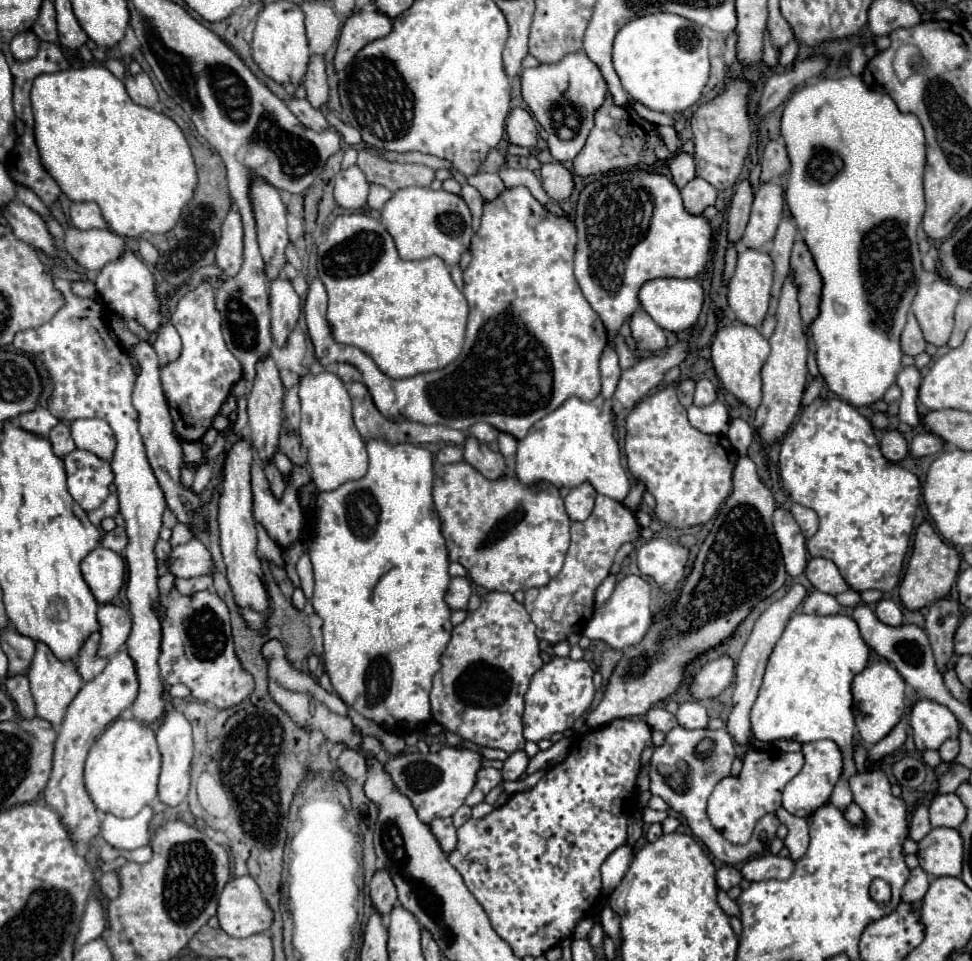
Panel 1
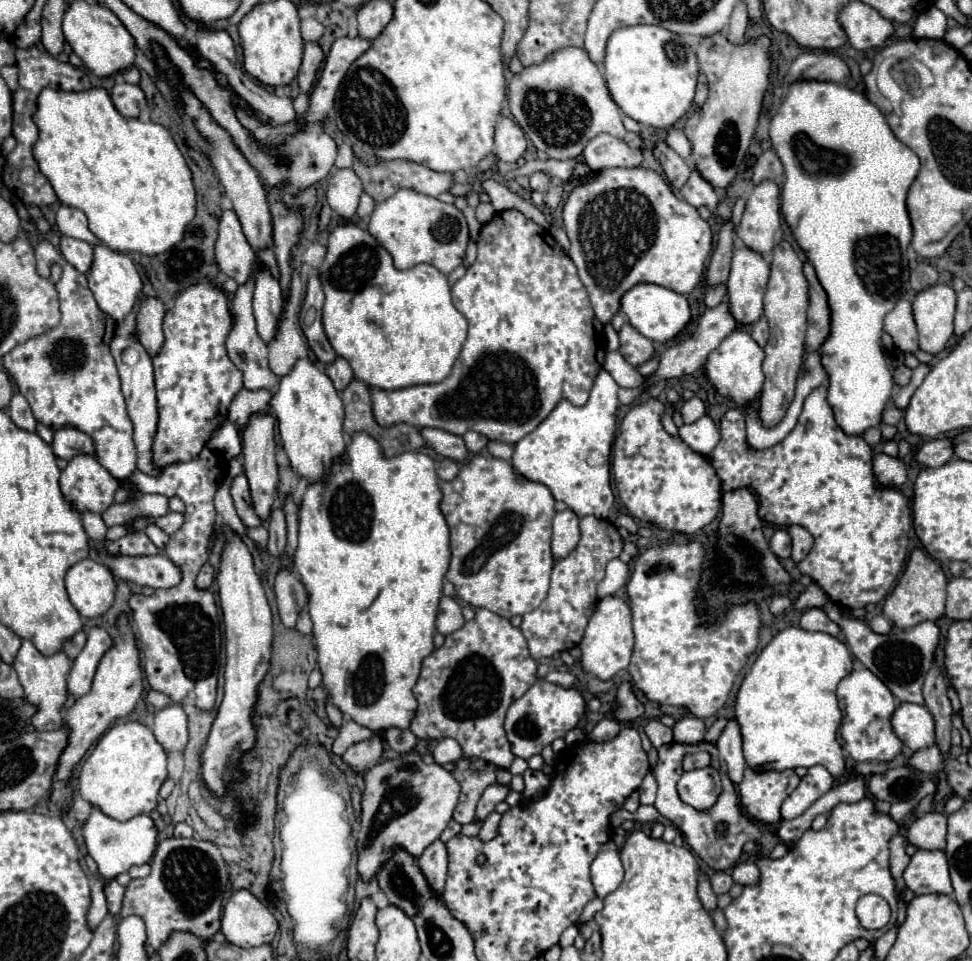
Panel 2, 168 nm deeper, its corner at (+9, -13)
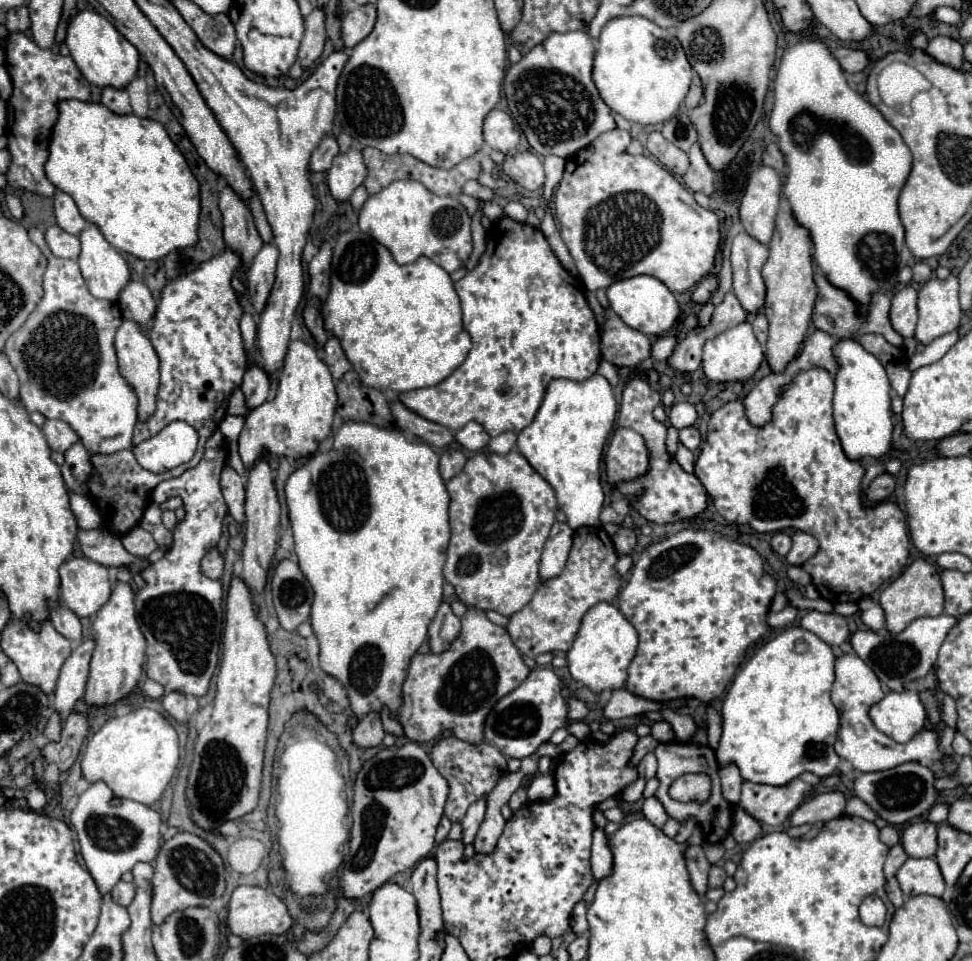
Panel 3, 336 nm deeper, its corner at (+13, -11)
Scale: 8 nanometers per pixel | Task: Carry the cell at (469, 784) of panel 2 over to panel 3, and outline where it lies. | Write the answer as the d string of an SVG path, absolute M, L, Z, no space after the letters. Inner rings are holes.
M453 736L441 738L435 742L435 746L431 750L431 760L433 760L433 766L439 770L439 774L449 784L445 816L451 822L461 822L467 808L475 800L485 798L495 788L495 782L499 782L499 778L503 774L507 774L507 758L501 754L499 748L495 748L493 744L489 744L485 740L479 744L471 744L471 742L453 738Z

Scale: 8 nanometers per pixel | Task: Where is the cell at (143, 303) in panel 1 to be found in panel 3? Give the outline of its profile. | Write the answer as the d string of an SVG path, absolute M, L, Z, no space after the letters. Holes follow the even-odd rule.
M89 224L81 234L79 268L89 292L101 300L117 300L123 286L131 280L123 256L107 244L97 224Z

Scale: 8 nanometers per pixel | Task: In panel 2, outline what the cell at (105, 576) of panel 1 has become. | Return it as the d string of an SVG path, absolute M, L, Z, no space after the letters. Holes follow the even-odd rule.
M85 558L69 568L65 588L83 618L99 618L111 608L117 584L107 566Z

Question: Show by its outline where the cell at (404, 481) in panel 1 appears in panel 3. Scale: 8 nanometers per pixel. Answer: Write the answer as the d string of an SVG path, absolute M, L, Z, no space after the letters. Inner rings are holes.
M343 422L343 426L333 436L333 448L327 452L313 454L303 466L299 466L289 476L289 480L285 484L285 500L287 500L287 508L289 508L289 522L293 528L295 554L299 558L299 568L303 570L305 578L309 580L309 584L315 592L315 600L311 606L311 626L313 626L313 632L319 638L319 646L321 646L321 654L319 654L321 668L345 686L345 690L349 694L351 710L357 718L363 718L365 714L369 714L373 710L379 712L383 706L387 706L391 710L391 716L395 716L401 706L401 684L407 674L407 666L409 666L413 654L417 652L417 648L427 638L427 626L433 620L433 616L441 604L441 596L443 596L443 582L445 582L443 564L445 564L445 550L449 544L449 514L447 514L449 512L449 494L447 494L445 482L439 474L439 456L425 442L409 442L399 428L383 430L379 426L371 426L369 422Z

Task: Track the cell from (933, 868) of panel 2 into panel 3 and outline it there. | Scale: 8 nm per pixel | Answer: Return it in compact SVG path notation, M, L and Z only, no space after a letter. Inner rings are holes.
M907 858L897 872L897 882L905 896L931 894L941 898L945 892L941 870L933 858Z

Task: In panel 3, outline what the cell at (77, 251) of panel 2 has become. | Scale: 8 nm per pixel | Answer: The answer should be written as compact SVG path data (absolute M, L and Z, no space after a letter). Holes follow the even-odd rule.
M55 224L45 232L45 240L55 256L77 260L77 256L79 256L79 238L77 236L67 234L63 228L59 228Z

